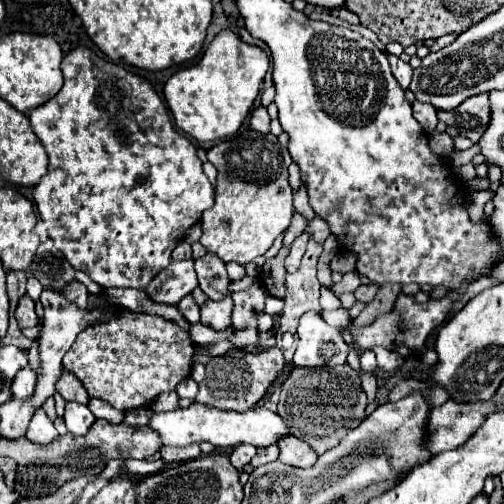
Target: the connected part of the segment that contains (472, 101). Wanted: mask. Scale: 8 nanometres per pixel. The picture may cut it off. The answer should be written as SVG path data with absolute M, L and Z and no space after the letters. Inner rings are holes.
M479 94L479 96L467 98L467 102L459 104L455 112L437 112L437 116L447 126L457 126L459 134L467 136L471 142L479 142L479 138L483 136L491 120L489 96Z

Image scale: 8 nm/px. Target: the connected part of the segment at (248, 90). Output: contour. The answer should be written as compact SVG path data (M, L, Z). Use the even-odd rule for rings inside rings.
M231 30L219 32L207 46L201 62L195 68L175 72L163 88L175 124L199 142L215 142L235 134L253 108L267 68L269 58L261 48L245 44Z

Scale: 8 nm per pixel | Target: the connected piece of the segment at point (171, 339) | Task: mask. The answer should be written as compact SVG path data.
M129 312L85 328L63 358L63 368L73 372L91 398L101 398L117 410L149 406L161 392L189 378L193 344L189 336L171 320L161 316Z

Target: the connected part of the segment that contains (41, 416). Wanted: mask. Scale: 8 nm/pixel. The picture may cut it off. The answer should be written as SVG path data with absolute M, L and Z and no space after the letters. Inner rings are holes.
M37 410L29 424L25 438L31 442L37 442L37 444L49 444L49 442L53 442L55 436L57 436L57 430L55 430L53 422L47 418L47 414L43 410Z

